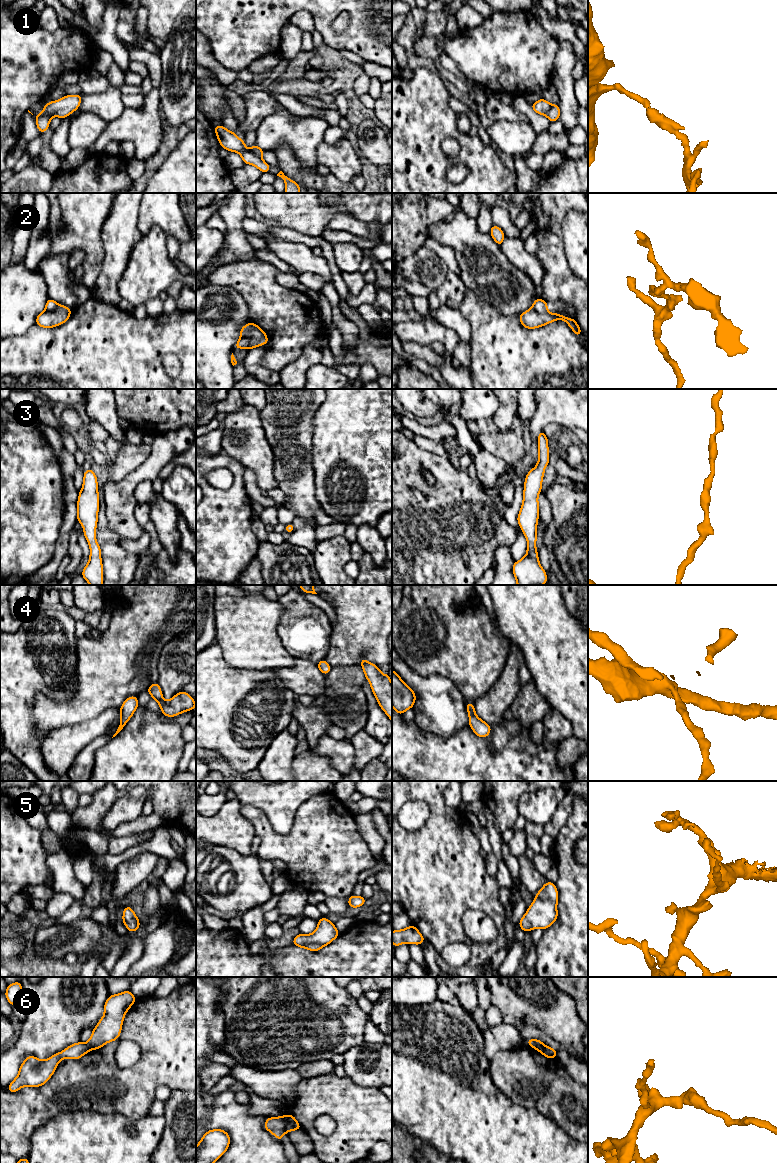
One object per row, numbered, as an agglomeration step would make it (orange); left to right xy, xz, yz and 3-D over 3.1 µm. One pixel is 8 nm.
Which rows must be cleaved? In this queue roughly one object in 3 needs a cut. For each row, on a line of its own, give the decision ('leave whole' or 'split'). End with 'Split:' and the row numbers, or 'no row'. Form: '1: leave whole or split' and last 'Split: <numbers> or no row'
1: split
2: split
3: leave whole
4: leave whole
5: leave whole
6: split
Split: 1, 2, 6

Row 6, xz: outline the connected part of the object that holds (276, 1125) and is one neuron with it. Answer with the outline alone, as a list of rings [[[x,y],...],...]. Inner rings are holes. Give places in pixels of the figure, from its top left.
[[[283,1116],[281,1117],[269,1117],[264,1122],[264,1128],[271,1132],[278,1140],[282,1140],[286,1130],[286,1123]]]

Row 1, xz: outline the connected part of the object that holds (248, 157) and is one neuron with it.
[[[242,151],[239,152],[242,157],[242,160],[245,164],[250,164],[258,168],[262,171],[262,173],[268,173],[270,169],[270,165],[267,164],[263,159],[259,156],[255,155],[251,151]]]

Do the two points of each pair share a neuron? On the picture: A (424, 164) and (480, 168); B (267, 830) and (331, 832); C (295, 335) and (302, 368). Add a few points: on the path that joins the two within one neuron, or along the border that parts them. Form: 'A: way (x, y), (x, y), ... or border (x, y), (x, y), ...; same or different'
A: way (438, 162), (466, 160); same
B: way (283, 840), (315, 840); same
C: border (320, 349), (306, 345), (294, 360), (280, 370); different

